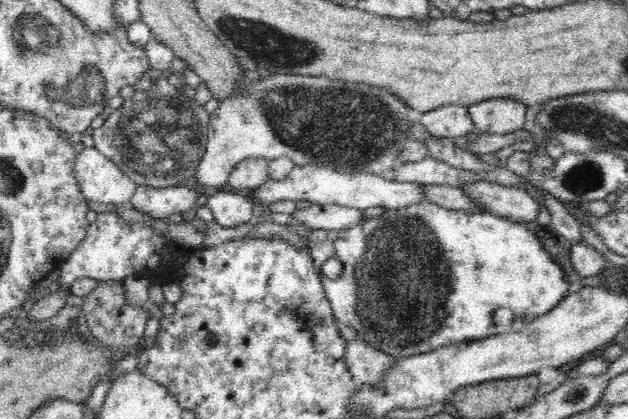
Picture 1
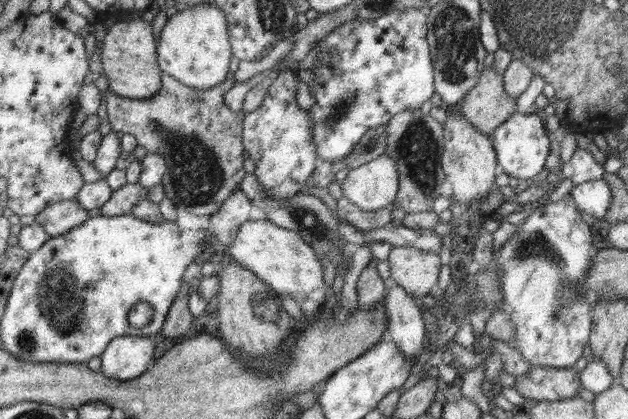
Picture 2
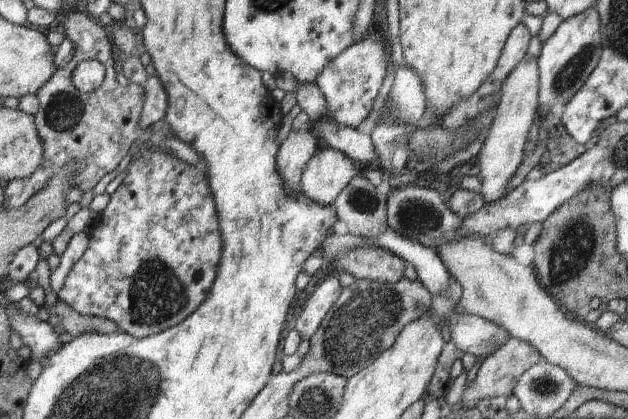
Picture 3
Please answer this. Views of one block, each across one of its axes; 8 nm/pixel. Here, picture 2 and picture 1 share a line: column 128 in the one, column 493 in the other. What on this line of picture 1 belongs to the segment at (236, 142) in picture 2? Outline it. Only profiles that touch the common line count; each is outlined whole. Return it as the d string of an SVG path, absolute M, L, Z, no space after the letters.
M512 98L489 99L467 106L480 133L506 134L525 126L528 106Z

